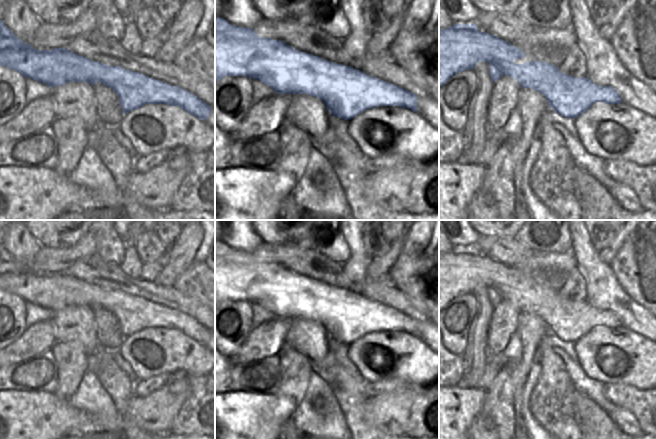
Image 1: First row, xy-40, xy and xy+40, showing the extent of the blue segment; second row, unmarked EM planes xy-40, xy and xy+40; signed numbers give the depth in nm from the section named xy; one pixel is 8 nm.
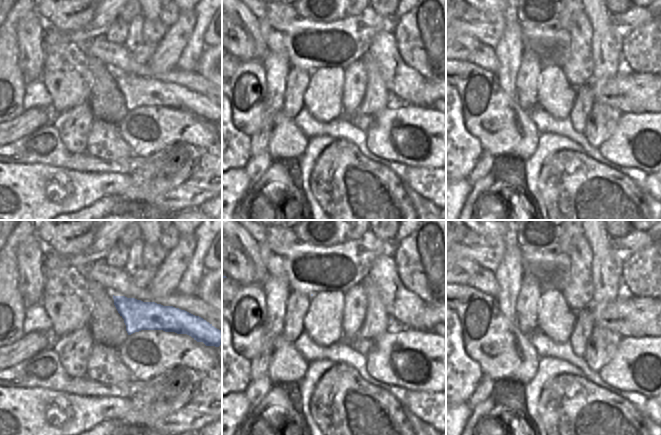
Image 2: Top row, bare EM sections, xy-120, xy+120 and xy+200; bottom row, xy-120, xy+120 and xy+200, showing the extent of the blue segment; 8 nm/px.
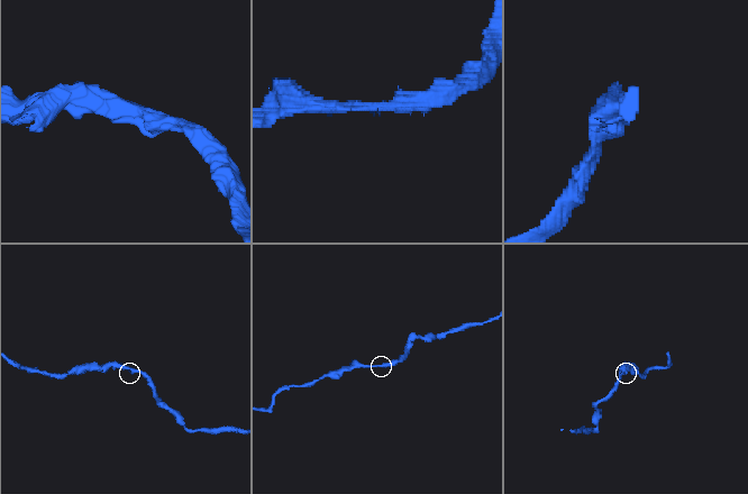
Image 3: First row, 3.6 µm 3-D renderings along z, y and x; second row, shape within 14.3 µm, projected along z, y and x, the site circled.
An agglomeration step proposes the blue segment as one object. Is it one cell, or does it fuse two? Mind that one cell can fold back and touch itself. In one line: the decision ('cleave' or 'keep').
cleave

